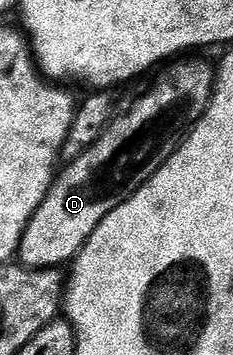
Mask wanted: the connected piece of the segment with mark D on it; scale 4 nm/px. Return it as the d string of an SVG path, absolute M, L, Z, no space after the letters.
M198 59L177 63L170 65L175 67L167 66L158 84L143 99L136 100L122 116L119 114L89 149L57 172L46 199L22 234L16 256L21 266L62 269L73 264L96 225L100 225L112 209L132 198L134 192L166 164L168 157L176 153L188 134L186 119L196 124L208 109L216 78L215 68Z

